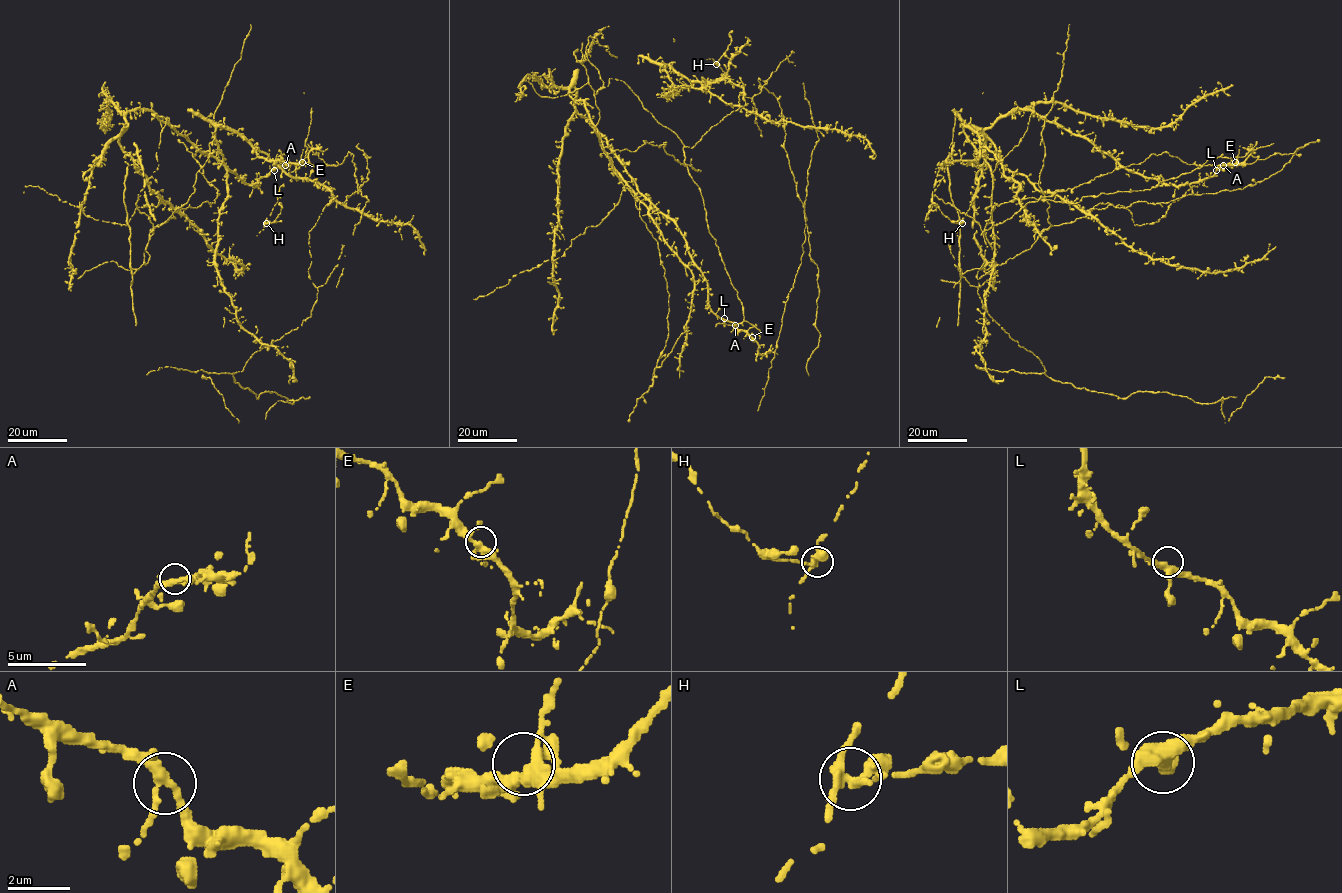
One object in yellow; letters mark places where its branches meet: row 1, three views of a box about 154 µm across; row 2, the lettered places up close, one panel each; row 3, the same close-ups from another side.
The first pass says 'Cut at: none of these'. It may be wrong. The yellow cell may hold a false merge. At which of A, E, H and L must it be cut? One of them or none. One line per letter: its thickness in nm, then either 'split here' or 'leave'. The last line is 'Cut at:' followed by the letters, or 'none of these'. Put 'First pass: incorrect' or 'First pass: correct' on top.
First pass: incorrect
A: 280 nm | leave
E: 320 nm | leave
H: 300 nm | split here
L: 360 nm | leave
Cut at: H

